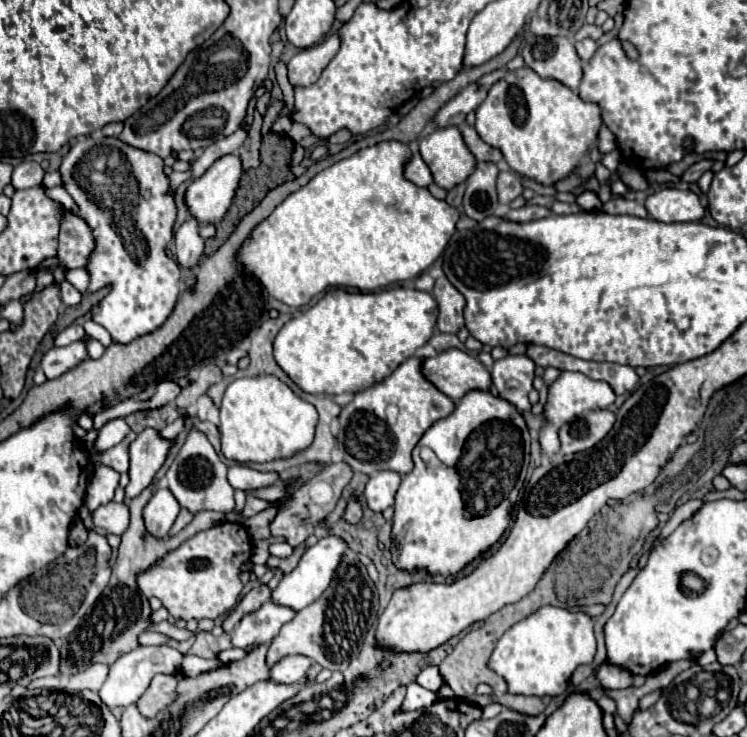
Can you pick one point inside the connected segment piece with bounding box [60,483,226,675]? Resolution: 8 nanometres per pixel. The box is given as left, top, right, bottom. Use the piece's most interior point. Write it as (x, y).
(120, 615)

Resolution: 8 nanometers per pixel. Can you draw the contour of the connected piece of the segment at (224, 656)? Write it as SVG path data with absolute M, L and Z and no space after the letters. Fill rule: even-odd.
M232 647L231 649L222 651L218 658L225 664L230 663L232 661L236 661L242 659L246 656L246 652L244 649Z

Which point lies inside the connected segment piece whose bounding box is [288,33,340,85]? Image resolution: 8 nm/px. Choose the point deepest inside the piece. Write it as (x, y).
(305, 68)

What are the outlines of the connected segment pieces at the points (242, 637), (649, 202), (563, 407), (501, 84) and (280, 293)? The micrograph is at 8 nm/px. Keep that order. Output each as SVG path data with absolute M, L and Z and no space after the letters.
M268 601L258 611L248 613L240 619L240 623L232 629L232 645L248 647L256 643L268 643L272 641L280 627L288 623L296 615L294 611L288 611L288 607L276 607L276 603Z
M660 189L646 199L646 209L652 219L662 223L686 223L700 221L704 215L704 207L694 191L680 189Z
M562 371L560 377L548 387L548 399L544 403L544 423L540 429L540 451L546 457L552 457L560 451L560 439L558 439L558 431L564 423L568 423L572 417L576 417L580 411L588 411L588 409L606 409L614 403L616 395L612 391L612 387L606 381L594 381L584 373L574 373L574 371Z
M530 67L508 71L492 85L488 97L476 109L476 131L492 147L498 147L506 163L520 175L544 185L564 179L594 145L600 127L600 107L582 101L556 79L542 79Z
M382 141L320 171L308 185L288 195L276 211L252 231L252 239L248 239L244 251L240 251L244 267L260 279L274 299L290 307L306 305L328 287L372 291L418 277L446 249L456 231L460 211L446 201L432 197L426 187L418 187L404 177L404 167L410 157L410 145L402 141Z

